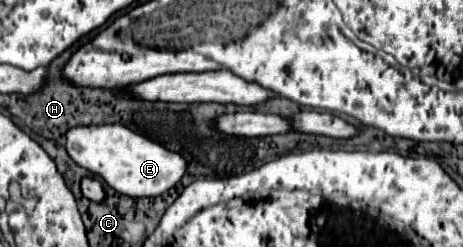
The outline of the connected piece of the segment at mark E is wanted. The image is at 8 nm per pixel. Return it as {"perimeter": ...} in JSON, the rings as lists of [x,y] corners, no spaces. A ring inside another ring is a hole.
{"perimeter":[[[90,125],[74,127],[66,133],[68,155],[84,169],[100,175],[112,189],[126,197],[158,197],[172,189],[184,175],[188,161],[176,153],[130,131],[124,125]]]}

